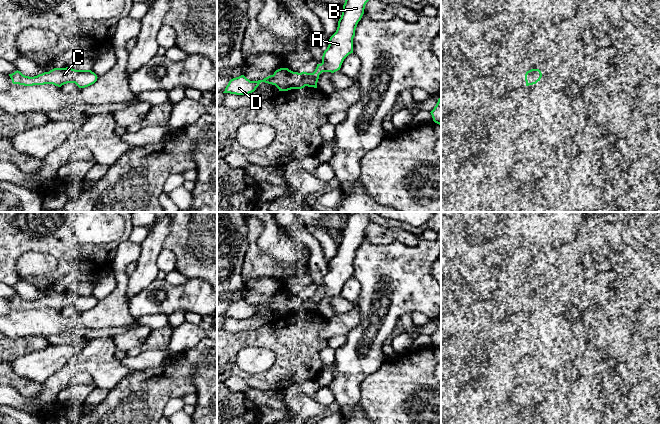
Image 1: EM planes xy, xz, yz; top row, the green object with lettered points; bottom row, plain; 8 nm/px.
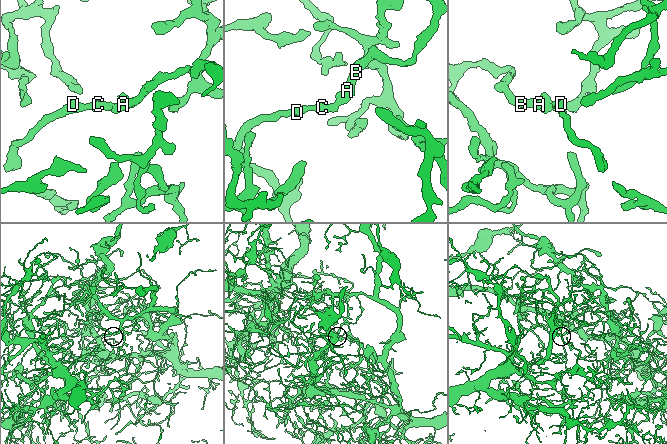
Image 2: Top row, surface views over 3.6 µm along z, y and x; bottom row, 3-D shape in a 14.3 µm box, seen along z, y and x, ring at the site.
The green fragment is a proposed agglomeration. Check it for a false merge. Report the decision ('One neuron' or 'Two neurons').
One neuron

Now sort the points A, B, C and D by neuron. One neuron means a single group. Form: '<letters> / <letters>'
A B C D

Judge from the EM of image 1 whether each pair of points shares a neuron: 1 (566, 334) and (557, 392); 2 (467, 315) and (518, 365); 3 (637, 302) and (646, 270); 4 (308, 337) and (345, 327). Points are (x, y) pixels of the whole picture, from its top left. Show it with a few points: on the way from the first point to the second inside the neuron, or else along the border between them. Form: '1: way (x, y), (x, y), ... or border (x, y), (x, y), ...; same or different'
1: way (570, 348), (568, 369), (563, 374), (563, 378); same
2: border (515, 360), (511, 366); different
3: border (642, 289), (647, 300); different
4: border (327, 319), (320, 331), (324, 339); different

